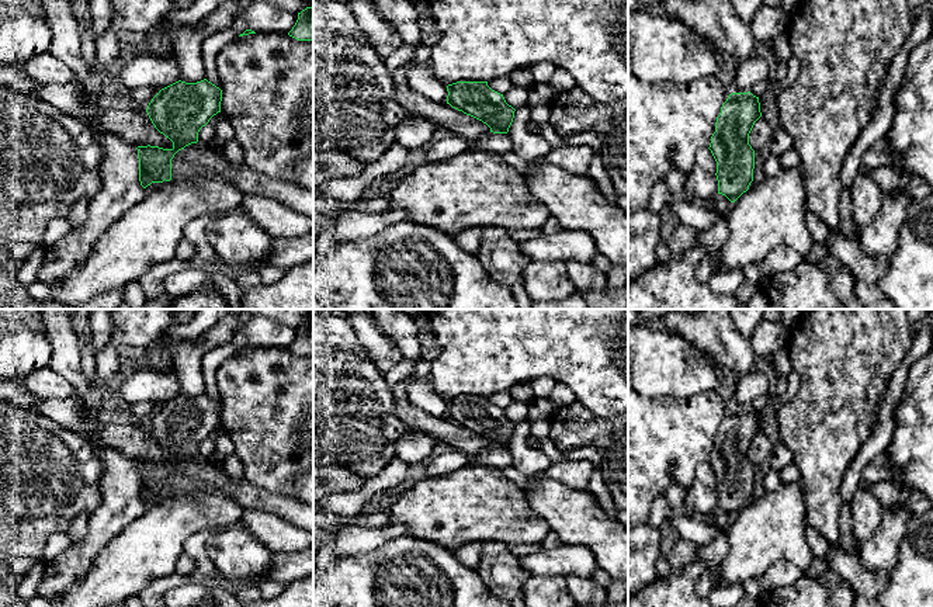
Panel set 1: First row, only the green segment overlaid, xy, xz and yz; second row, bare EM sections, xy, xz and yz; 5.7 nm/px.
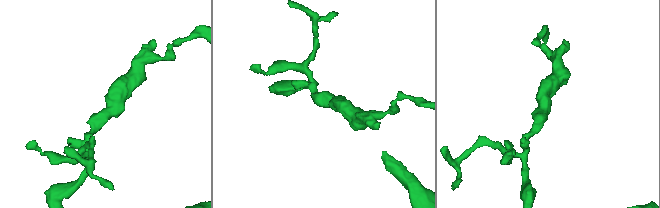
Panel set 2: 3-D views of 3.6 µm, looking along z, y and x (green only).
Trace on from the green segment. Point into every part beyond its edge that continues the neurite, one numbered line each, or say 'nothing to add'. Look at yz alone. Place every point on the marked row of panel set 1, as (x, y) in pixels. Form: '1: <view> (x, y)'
nothing to add

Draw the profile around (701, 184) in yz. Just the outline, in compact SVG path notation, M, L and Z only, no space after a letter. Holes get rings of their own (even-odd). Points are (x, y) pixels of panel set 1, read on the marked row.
M696 166L686 176L686 195L689 198L698 198L704 202L714 201L718 194L718 180L715 174L705 171Z

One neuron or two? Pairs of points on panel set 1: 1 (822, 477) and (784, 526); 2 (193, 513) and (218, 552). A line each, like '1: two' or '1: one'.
1: two
2: two

